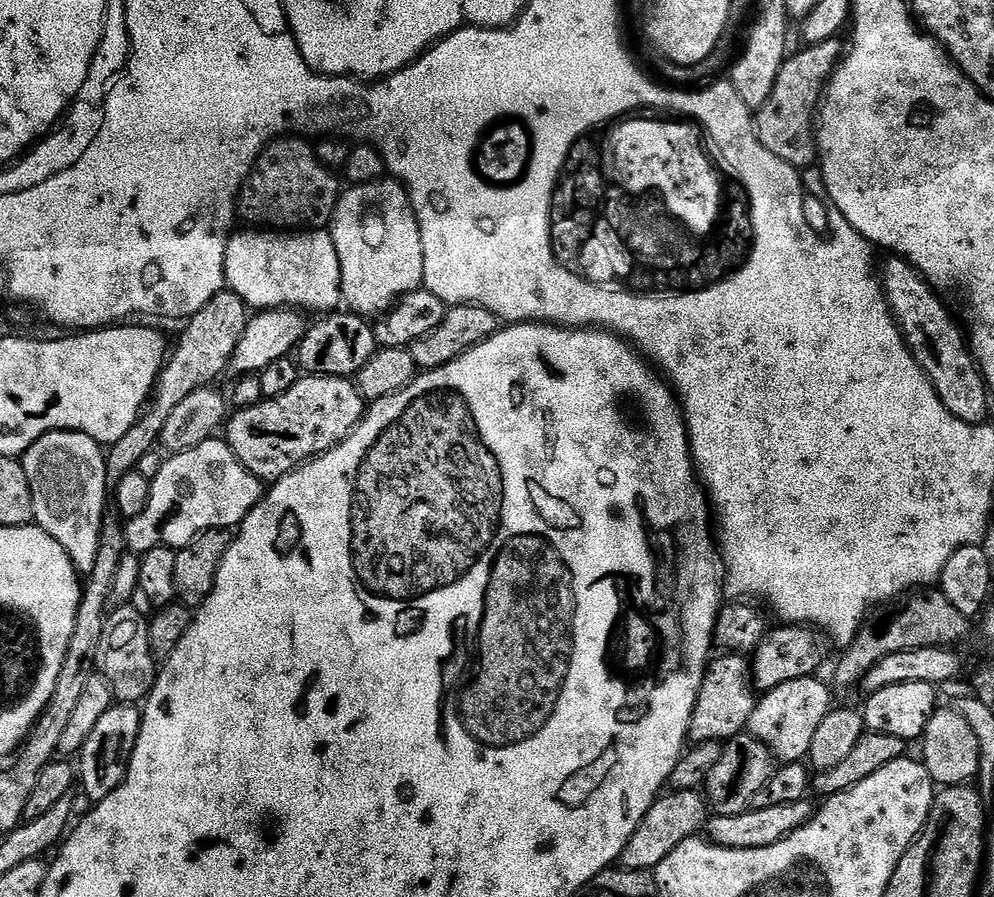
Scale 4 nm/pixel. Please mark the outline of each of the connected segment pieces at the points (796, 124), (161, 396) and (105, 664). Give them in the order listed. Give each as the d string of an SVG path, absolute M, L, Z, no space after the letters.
M839 39L827 40L821 44L809 44L794 58L785 60L782 70L778 70L778 78L774 82L774 90L770 98L754 112L756 133L770 150L770 154L778 154L782 162L804 170L807 164L815 165L818 160L818 145L814 131L814 117L822 103L824 89L827 88L832 73L842 59L842 44Z
M230 290L220 292L198 314L187 317L183 325L184 333L177 340L174 340L174 347L169 351L163 368L157 374L156 384L152 387L151 399L144 406L144 411L132 426L118 438L118 442L107 445L106 448L106 470L109 481L121 480L137 471L141 467L144 455L153 447L160 443L162 426L166 426L166 418L174 414L174 410L194 390L207 388L215 385L216 379L225 371L229 371L234 346L238 346L238 341L242 338L242 330L246 330L250 319L250 309L238 294Z
M136 606L113 608L105 615L104 629L102 630L100 645L96 651L94 668L99 675L104 677L104 681L110 686L112 698L116 704L139 705L141 701L147 697L148 693L151 692L152 684L156 681L158 662L150 650L148 621L149 617L147 615L143 616L143 614L136 609Z

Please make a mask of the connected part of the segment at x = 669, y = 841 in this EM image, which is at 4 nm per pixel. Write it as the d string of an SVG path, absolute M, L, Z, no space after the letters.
M672 790L661 795L644 815L644 821L638 826L638 830L634 830L630 842L626 842L626 850L622 850L618 861L619 867L629 872L655 870L662 862L662 858L666 858L666 854L678 850L682 842L699 837L705 831L709 819L710 805L703 791Z

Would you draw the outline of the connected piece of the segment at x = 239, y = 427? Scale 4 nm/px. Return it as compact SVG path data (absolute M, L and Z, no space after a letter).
M304 374L282 395L260 400L249 408L235 409L226 424L226 439L238 462L242 462L242 466L246 466L250 474L257 476L262 482L275 482L344 441L360 425L365 411L366 401L351 379Z

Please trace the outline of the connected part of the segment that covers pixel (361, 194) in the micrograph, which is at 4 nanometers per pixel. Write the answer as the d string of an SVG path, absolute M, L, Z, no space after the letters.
M385 178L345 187L336 202L330 231L342 270L340 295L351 311L365 318L383 317L396 307L397 300L422 287L422 234L399 180Z

